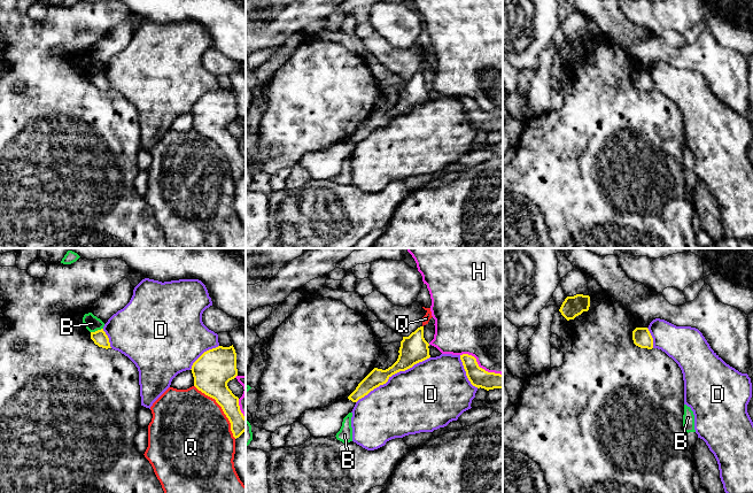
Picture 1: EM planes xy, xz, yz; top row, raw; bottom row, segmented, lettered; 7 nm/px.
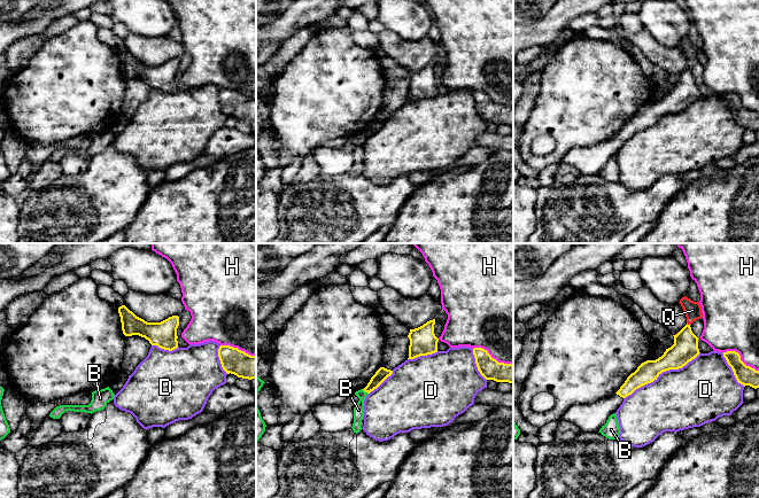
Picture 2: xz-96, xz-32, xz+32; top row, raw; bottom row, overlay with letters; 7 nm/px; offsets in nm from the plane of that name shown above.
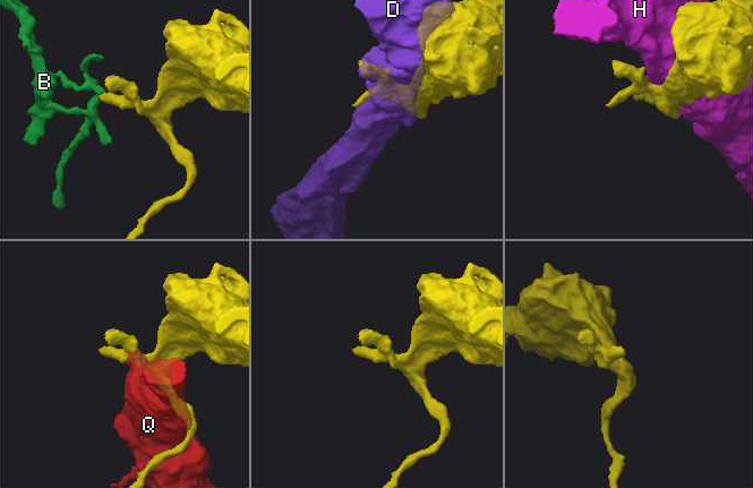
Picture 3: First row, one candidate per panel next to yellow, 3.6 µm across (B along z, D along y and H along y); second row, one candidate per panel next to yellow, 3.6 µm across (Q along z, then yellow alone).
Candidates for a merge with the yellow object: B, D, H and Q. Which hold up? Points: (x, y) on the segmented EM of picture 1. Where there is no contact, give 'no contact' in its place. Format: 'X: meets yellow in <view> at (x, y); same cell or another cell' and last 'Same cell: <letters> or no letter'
B: meets yellow in xy at (98, 330); another cell
D: meets yellow in xz at (393, 374); another cell
H: meets yellow in xz at (479, 367); another cell
Q: meets yellow in xy at (222, 408); another cell
Same cell: no letter

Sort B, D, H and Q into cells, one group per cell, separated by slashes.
B / D / H / Q

